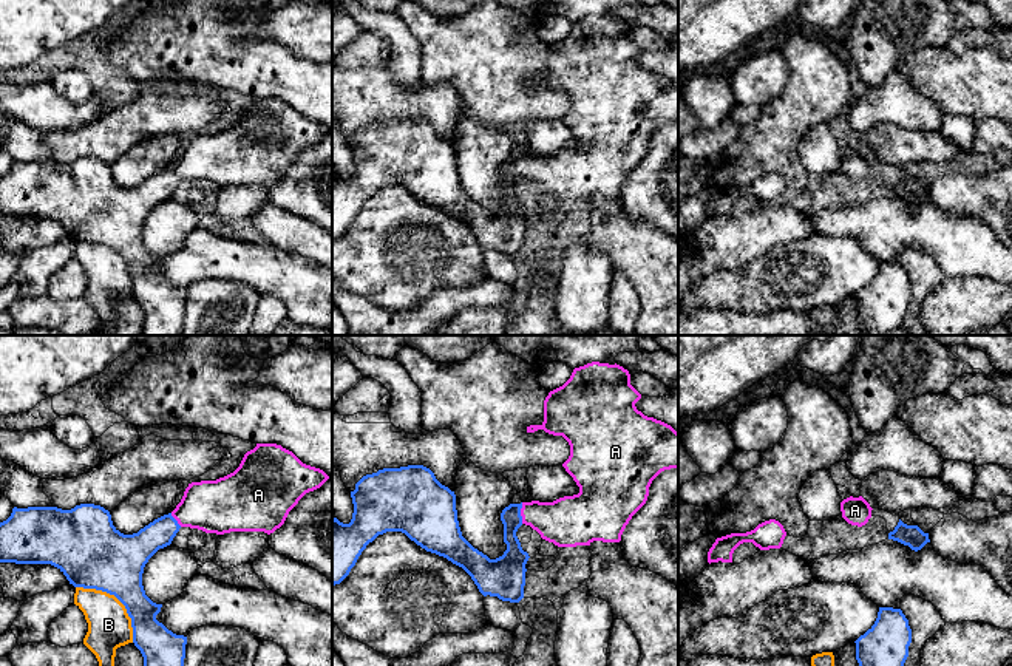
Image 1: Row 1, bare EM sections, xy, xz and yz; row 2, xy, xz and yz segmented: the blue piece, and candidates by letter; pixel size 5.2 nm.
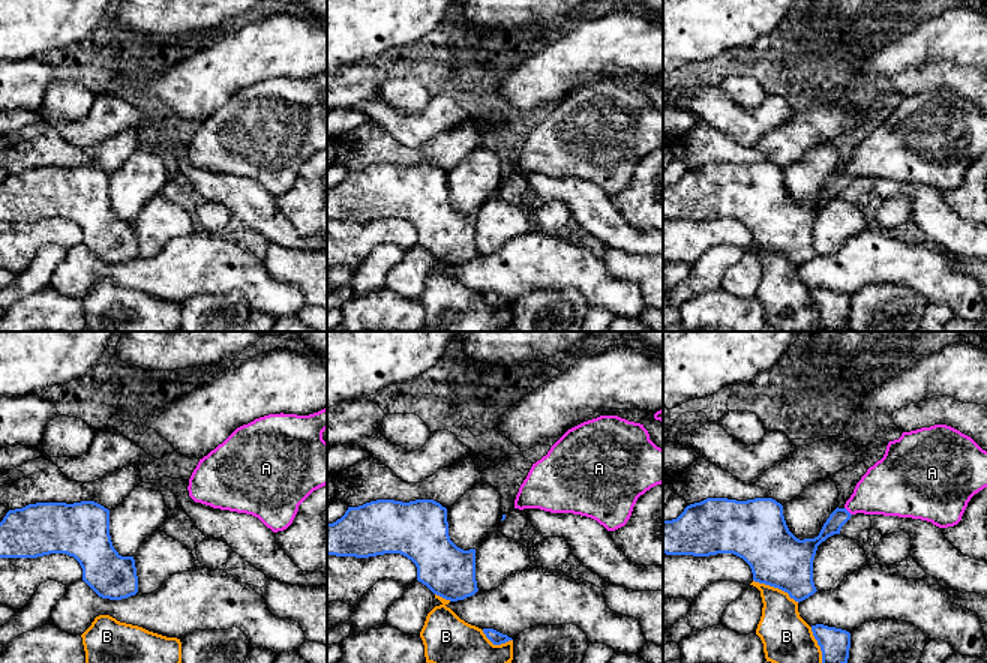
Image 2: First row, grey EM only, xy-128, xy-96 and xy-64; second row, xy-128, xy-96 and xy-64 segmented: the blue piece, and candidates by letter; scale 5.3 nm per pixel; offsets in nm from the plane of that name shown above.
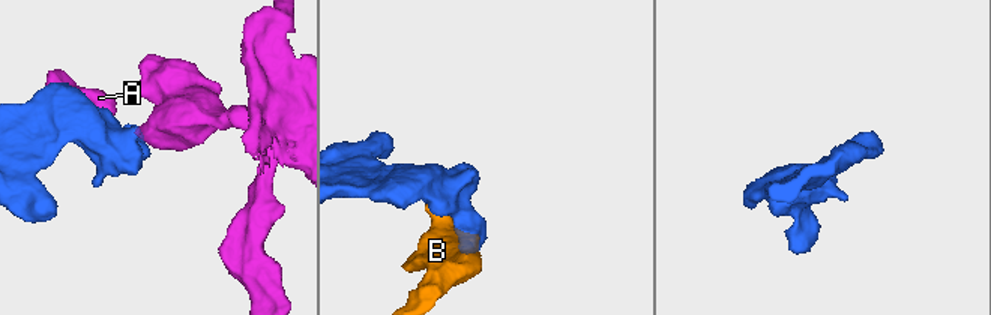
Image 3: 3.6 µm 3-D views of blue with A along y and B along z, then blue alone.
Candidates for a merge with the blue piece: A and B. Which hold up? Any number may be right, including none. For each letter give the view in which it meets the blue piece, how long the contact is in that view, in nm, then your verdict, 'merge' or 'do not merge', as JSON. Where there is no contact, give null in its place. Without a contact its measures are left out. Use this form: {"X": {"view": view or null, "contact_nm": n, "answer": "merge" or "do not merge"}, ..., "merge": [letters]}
{"A": {"view": "xz", "contact_nm": 110, "answer": "merge"}, "B": {"view": "xy", "contact_nm": 420, "answer": "do not merge"}, "merge": ["A"]}

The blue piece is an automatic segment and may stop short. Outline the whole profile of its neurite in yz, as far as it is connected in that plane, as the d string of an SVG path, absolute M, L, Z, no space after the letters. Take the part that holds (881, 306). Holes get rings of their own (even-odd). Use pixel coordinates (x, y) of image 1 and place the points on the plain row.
M879 261L874 278L854 297L865 335L887 335L904 321L912 283L901 263Z

